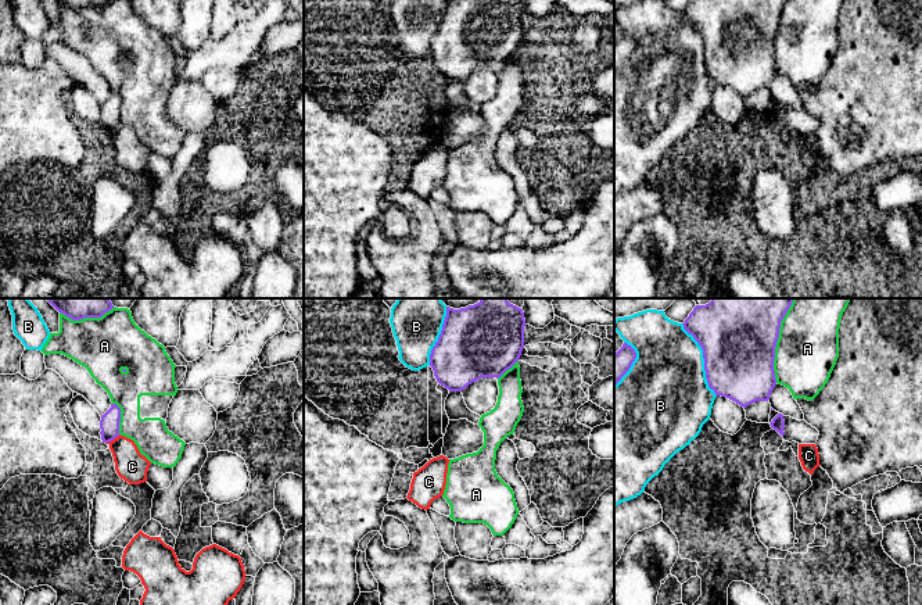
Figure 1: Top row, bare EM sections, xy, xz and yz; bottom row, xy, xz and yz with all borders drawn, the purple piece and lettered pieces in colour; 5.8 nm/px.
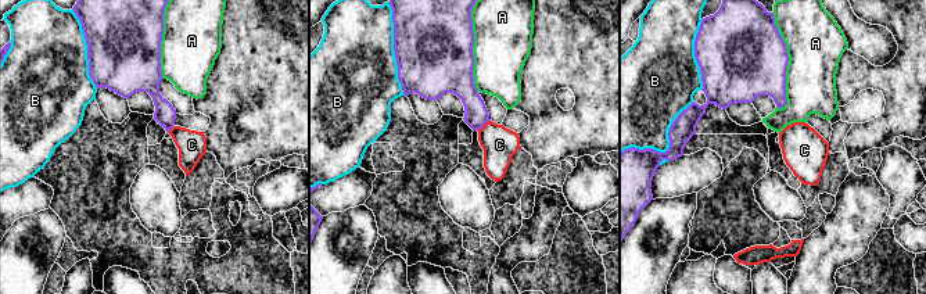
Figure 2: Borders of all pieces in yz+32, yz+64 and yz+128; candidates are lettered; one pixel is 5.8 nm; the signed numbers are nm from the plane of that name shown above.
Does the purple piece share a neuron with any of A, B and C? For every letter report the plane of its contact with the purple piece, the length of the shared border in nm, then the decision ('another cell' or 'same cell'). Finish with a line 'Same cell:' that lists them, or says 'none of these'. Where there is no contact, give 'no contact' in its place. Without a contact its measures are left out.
A: yz | 420 nm | another cell
B: yz | 460 nm | another cell
C: xy | 100 nm | another cell
Same cell: none of these

